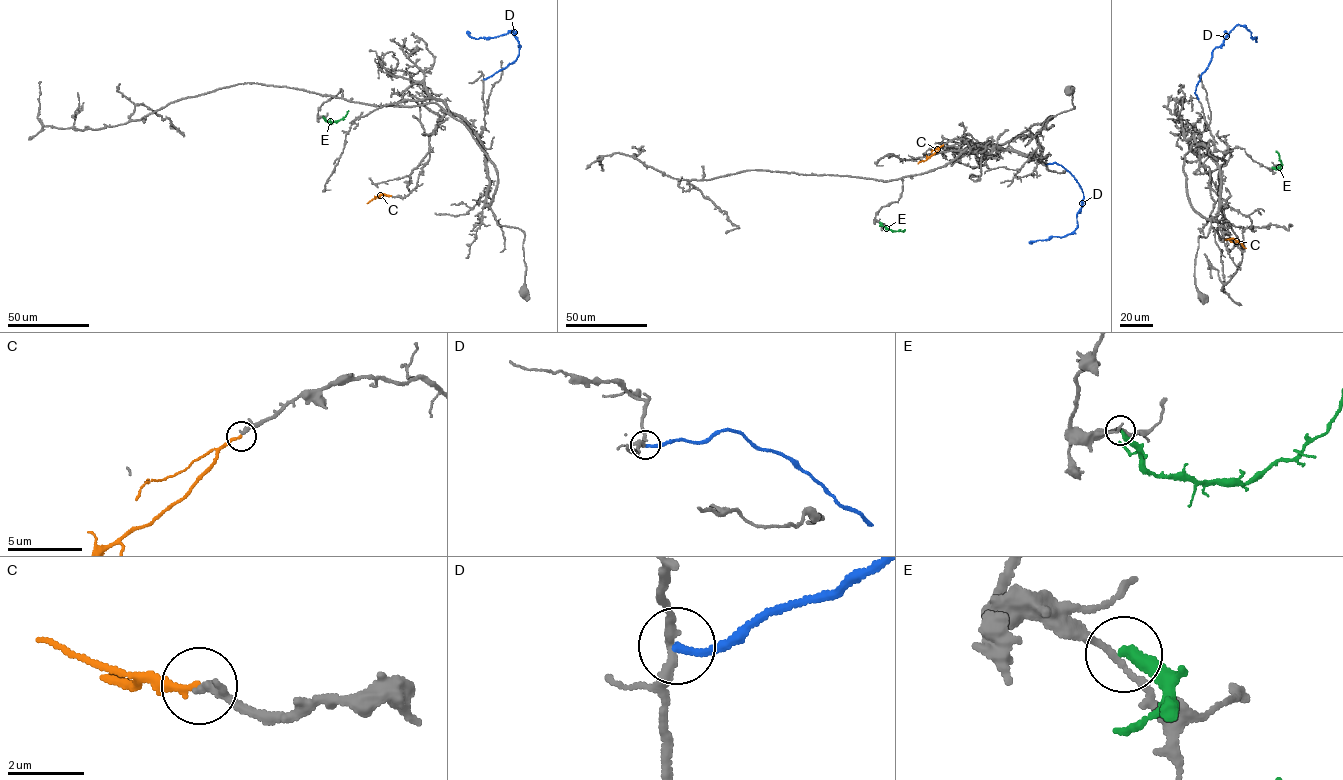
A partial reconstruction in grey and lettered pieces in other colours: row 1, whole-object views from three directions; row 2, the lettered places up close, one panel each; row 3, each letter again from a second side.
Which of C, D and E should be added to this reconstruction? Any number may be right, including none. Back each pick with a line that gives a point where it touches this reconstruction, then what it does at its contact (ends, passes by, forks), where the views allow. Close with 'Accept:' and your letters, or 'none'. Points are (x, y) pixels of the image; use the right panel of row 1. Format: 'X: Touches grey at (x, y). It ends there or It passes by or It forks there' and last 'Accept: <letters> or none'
C: Touches grey at (1225, 239). It ends there
Accept: C

